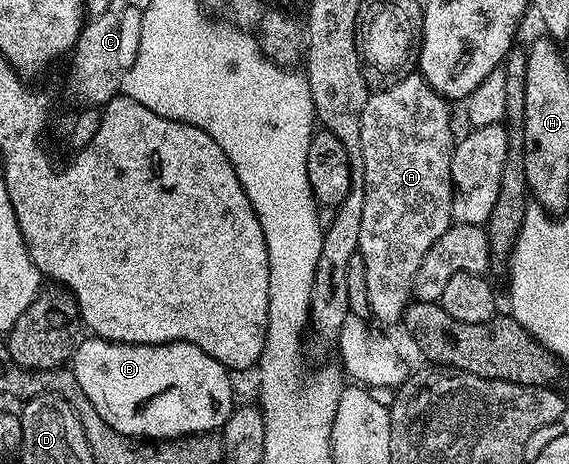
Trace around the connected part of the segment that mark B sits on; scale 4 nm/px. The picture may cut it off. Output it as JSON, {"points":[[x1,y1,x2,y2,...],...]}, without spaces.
{"points":[[90,335,76,345,71,353,71,367,83,394,91,401,91,406,119,434,144,438,150,442,175,440,179,436,192,436,195,432,216,432,224,429,229,415,233,413,233,384,229,381,230,369,211,358,199,346,186,340,176,340,166,344,124,344,111,342,102,336]]}

